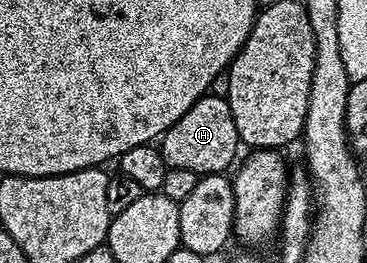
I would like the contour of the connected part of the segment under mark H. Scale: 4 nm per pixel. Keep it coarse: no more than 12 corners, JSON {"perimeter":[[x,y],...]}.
{"perimeter":[[205,94],[159,139],[168,167],[225,173],[242,143]]}

